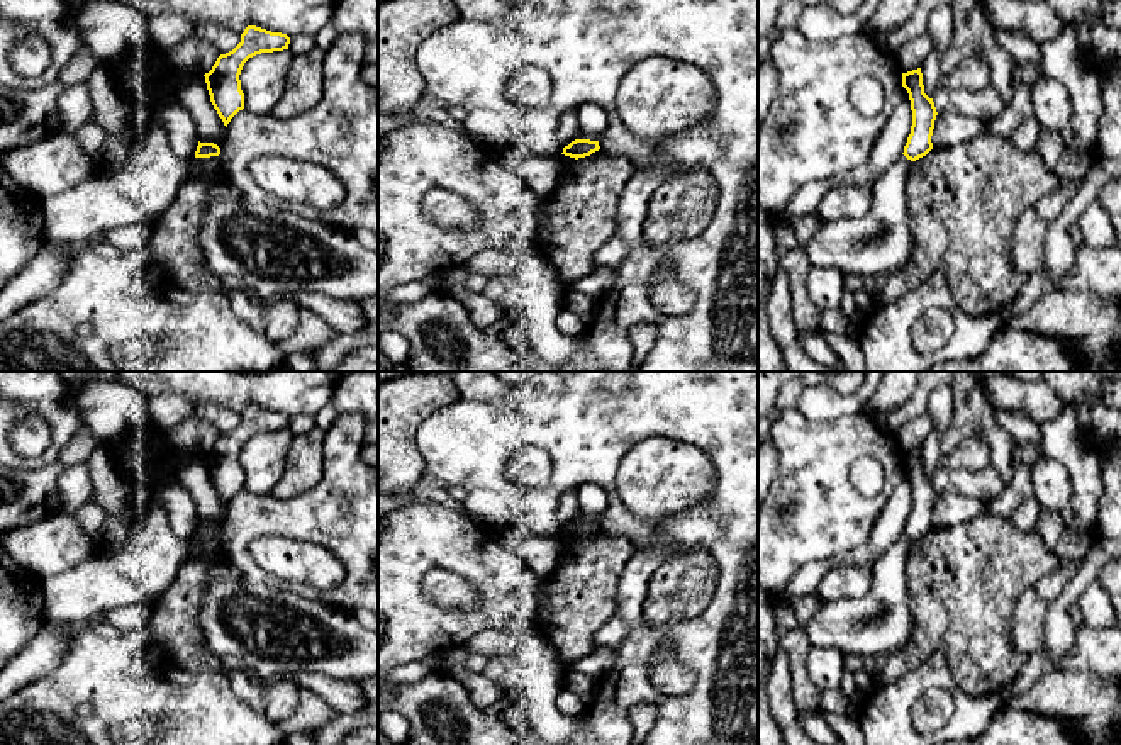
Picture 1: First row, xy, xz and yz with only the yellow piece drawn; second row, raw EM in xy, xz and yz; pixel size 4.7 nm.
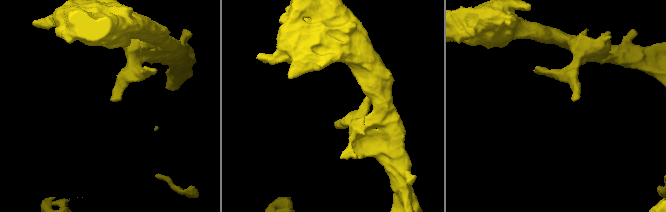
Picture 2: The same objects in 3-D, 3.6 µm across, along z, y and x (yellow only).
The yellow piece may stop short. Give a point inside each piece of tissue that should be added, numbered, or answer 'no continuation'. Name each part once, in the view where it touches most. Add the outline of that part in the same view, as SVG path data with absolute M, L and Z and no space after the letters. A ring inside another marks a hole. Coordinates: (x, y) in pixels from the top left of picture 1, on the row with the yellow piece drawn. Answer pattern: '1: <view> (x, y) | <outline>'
no continuation

